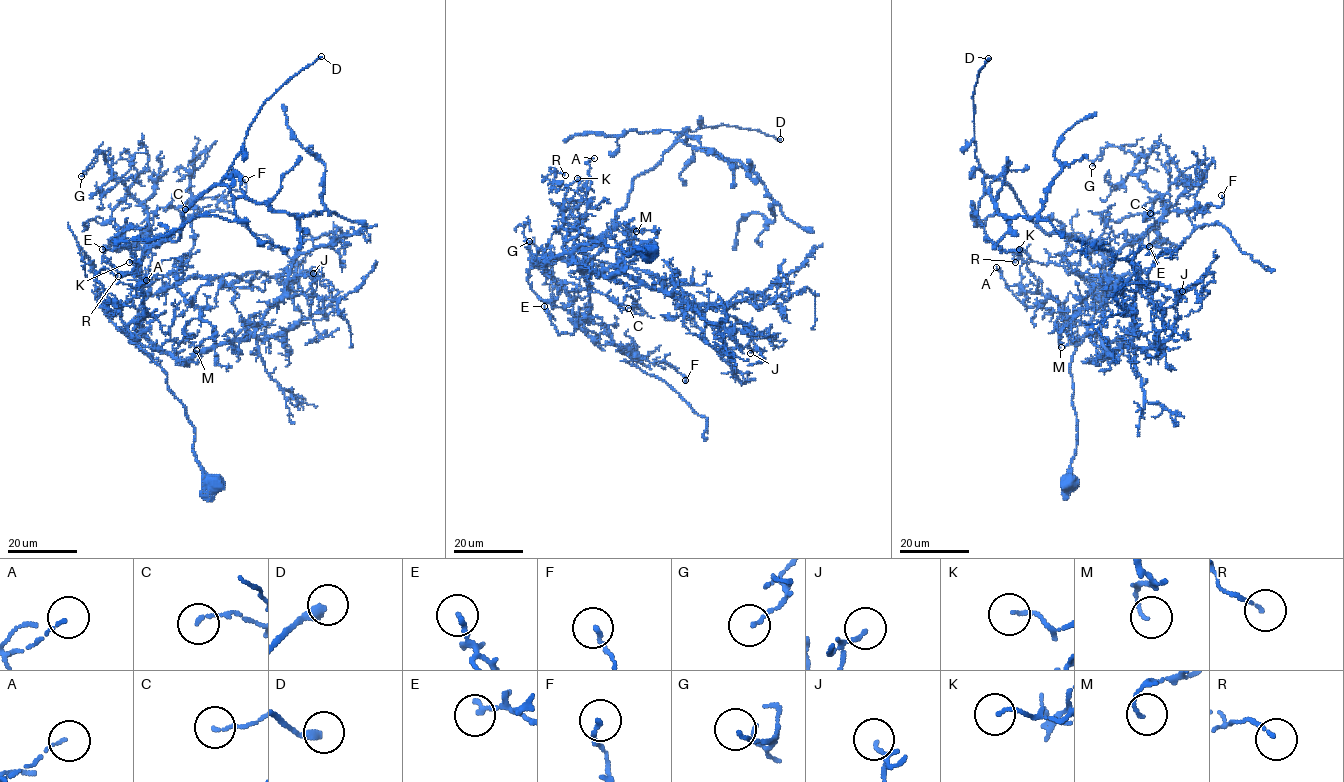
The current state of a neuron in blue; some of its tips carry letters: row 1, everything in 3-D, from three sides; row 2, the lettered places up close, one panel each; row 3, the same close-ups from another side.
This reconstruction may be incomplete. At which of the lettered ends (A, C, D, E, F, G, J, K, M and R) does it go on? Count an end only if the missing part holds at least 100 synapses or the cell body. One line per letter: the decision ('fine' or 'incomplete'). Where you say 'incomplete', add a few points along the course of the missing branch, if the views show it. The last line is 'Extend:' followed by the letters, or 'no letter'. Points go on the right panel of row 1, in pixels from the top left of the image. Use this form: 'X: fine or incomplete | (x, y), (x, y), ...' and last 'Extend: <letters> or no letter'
A: fine
C: fine
D: fine
E: fine
F: fine
G: fine
J: fine
K: fine
M: fine
R: fine
Extend: no letter

